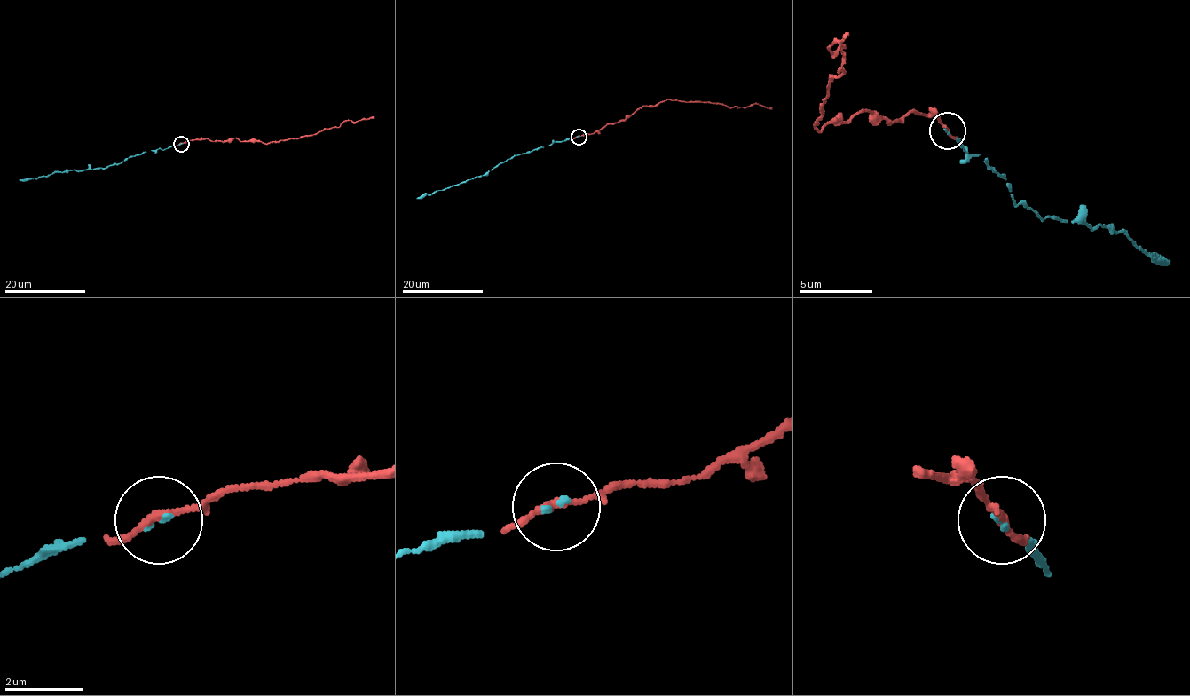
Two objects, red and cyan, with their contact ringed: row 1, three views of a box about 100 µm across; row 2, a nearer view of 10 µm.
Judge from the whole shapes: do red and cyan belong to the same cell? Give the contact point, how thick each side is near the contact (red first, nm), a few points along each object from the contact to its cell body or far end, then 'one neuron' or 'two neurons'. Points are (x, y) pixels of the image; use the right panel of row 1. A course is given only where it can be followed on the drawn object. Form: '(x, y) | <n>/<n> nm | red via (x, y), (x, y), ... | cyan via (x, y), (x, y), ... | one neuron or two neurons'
(947, 130) | 180/90 nm | red via (948, 130), (915, 111), (901, 122), (868, 111), (813, 126), (842, 71), (842, 46), (828, 46), (850, 31) | cyan via (948, 130), (966, 152), (981, 155), (1006, 180), (1013, 202), (1039, 217), (1123, 232), (1141, 249), (1170, 261) | one neuron

